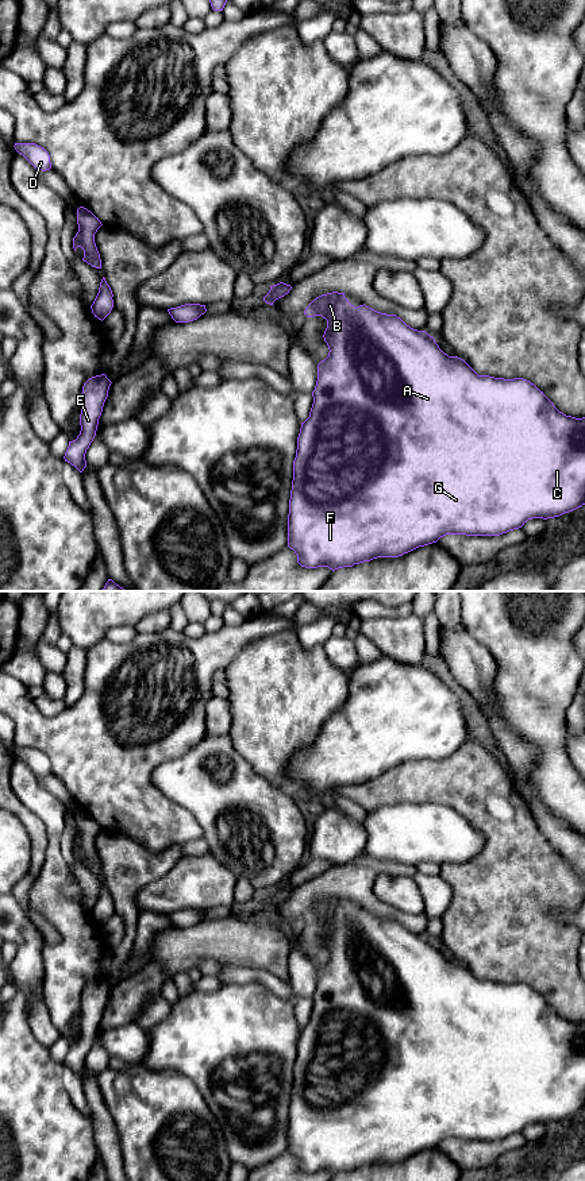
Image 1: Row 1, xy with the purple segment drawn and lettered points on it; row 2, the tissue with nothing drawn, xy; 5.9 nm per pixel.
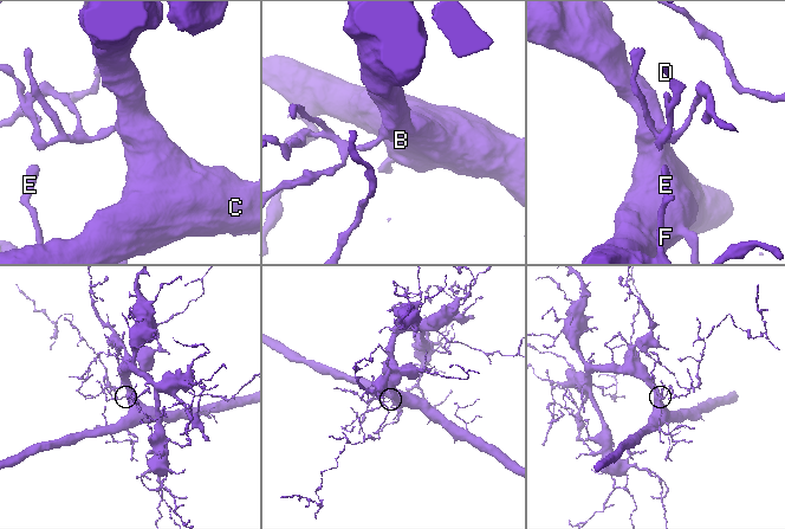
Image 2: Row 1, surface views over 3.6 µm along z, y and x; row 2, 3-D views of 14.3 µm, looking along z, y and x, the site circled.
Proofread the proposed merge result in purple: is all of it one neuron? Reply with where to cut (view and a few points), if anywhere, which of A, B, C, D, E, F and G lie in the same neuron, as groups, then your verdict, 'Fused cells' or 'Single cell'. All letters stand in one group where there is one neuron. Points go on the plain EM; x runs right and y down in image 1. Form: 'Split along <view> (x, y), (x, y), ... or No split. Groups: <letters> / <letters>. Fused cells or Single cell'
No split. Groups: A B C D E F G. Single cell

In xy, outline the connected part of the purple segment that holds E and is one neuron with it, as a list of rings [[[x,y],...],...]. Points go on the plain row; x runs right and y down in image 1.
[[[105,979],[89,983],[81,997],[81,1035],[76,1045],[69,1046],[65,1057],[65,1066],[74,1070],[80,1077],[86,1072],[85,1058],[93,1046],[99,1030],[99,1023],[103,1016],[104,1007],[108,1001],[111,985]]]

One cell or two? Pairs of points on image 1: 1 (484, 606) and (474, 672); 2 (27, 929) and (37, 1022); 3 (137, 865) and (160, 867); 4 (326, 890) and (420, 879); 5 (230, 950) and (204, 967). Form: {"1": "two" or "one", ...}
{"1": "two", "2": "one", "3": "one", "4": "two", "5": "two"}

